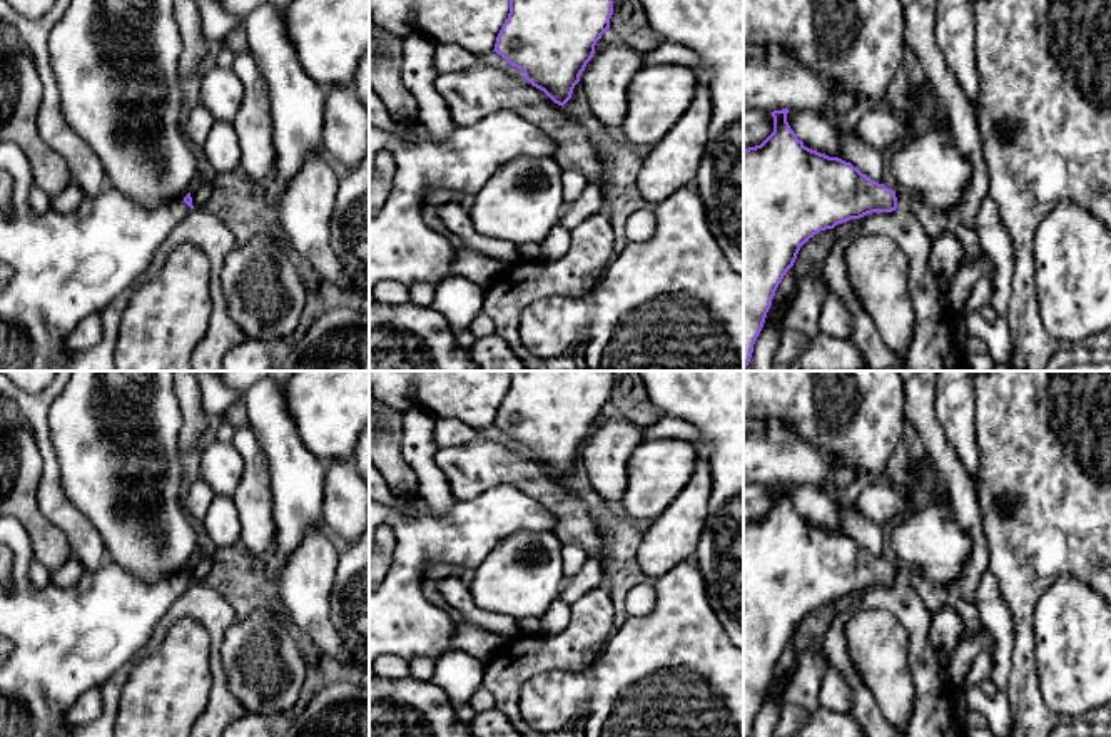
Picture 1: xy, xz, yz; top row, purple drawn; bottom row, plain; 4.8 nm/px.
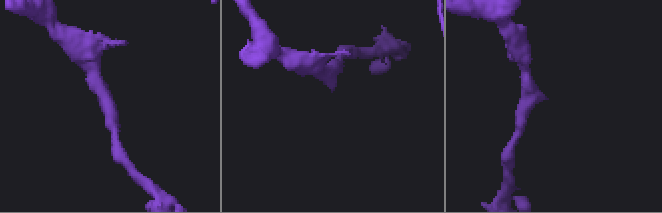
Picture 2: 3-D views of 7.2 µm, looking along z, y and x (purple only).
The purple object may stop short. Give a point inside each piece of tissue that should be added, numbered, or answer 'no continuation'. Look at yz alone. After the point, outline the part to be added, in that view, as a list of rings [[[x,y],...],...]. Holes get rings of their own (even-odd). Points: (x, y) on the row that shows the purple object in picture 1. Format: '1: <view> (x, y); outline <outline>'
no continuation

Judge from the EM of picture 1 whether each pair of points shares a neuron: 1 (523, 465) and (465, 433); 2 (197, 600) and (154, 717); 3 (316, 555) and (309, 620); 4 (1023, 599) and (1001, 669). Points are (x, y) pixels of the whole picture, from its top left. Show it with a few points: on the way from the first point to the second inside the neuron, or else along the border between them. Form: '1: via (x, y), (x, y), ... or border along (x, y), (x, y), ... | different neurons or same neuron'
1: border along (483, 437), (440, 448) | different neurons
2: border along (161, 644), (177, 620), (192, 619), (209, 654) | different neurons
3: via (309, 572), (309, 604) | same neuron
4: border along (999, 590), (1013, 625), (1013, 665) | different neurons

